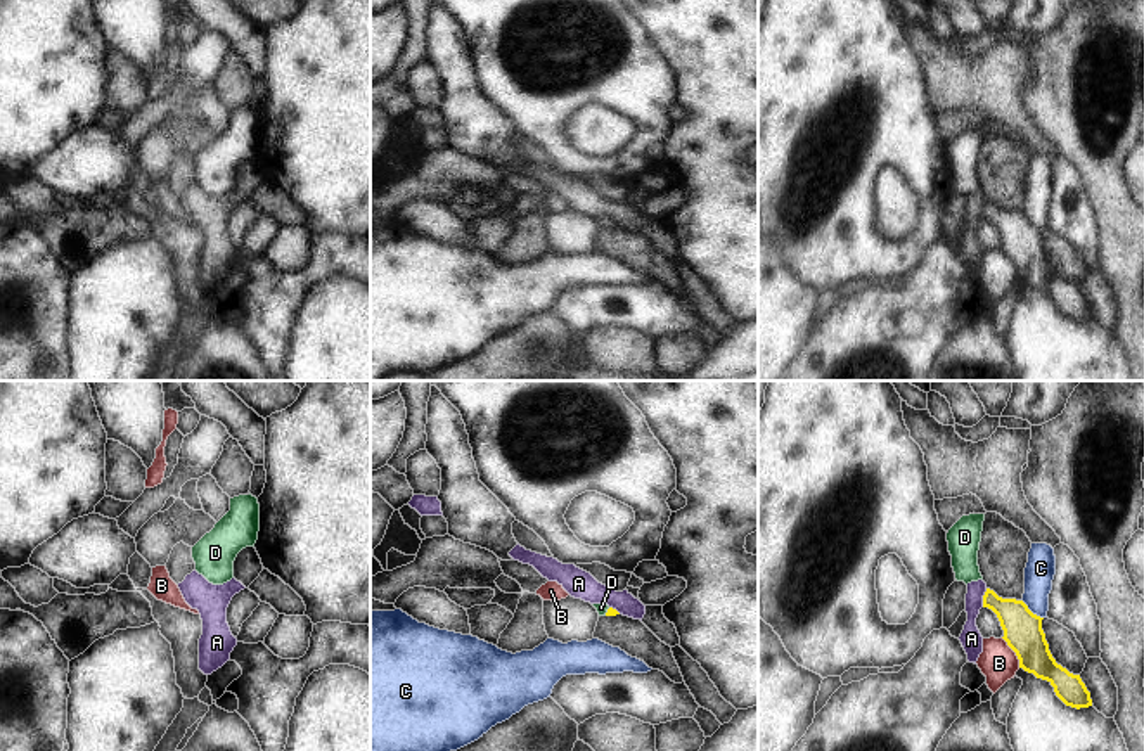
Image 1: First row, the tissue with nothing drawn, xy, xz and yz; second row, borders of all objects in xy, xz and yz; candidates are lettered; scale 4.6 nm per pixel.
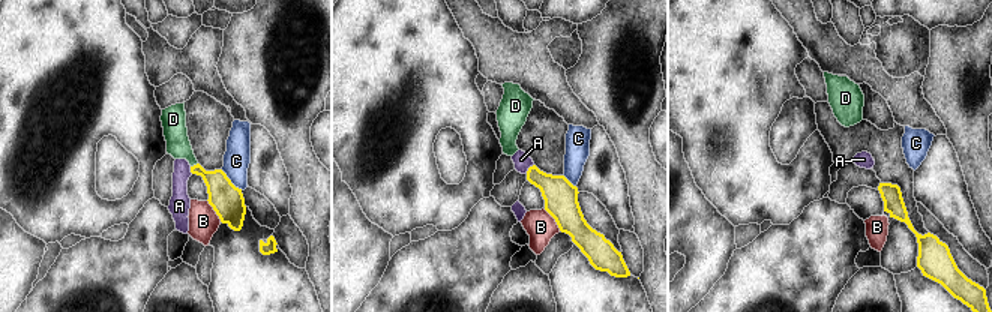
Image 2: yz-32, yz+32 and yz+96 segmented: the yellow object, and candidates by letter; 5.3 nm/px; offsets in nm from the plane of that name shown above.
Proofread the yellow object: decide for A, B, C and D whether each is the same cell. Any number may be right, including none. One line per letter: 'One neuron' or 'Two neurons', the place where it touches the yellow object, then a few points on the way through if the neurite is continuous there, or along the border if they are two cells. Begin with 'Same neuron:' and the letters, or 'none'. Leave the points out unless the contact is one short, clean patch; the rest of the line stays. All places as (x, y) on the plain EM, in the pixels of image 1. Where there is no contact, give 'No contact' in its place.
Same neuron: D
A: Two neurons. Touches yellow at yz (983, 210). Boundary: yz (987, 201), (982, 218)
B: Two neurons. Touches yellow at yz (1015, 263). Boundary: yz (1001, 250), (1015, 265), (1020, 279)
C: Two neurons. Touches yellow at yz (1030, 224). Boundary: yz (1021, 211), (1042, 231)
D: One neuron. Touches yellow at xz (608, 224). Path across: xz (611, 224), (608, 224), (601, 220)

